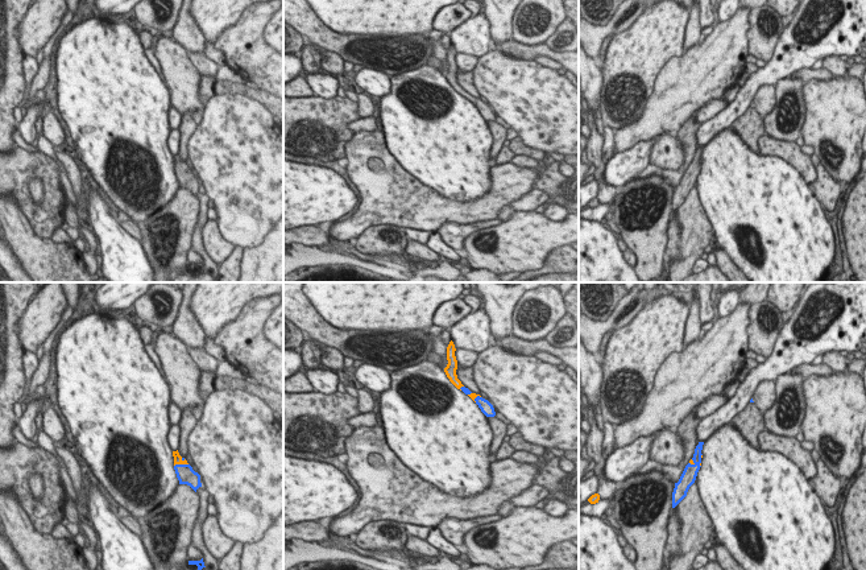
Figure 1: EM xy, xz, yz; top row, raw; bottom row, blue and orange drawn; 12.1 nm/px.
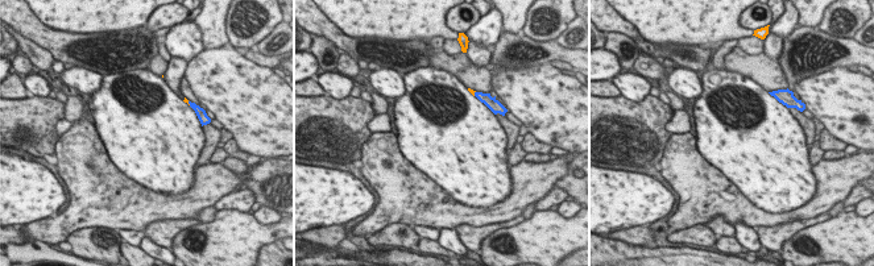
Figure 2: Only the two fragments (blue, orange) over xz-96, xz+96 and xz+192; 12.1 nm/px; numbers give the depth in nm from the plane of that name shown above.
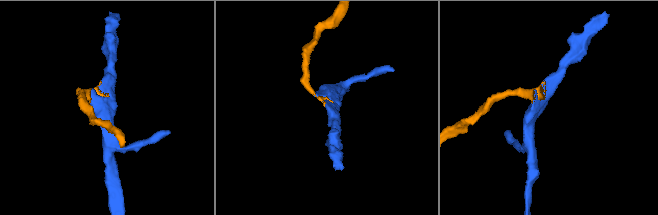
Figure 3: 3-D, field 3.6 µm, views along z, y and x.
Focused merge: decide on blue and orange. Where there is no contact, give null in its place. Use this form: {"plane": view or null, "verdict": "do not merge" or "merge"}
{"plane": "xy", "verdict": "merge"}

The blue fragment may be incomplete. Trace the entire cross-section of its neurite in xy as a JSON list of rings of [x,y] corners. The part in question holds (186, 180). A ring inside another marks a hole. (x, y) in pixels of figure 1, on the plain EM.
[[[178,154],[173,156],[173,161],[174,174],[179,189],[187,189],[196,197],[196,194],[202,191],[200,179],[192,174],[185,162],[179,160]]]

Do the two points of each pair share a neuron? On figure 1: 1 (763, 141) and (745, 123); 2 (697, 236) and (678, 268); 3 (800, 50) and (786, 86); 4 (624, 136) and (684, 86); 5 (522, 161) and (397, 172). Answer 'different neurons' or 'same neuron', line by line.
1: different neurons
2: same neuron
3: different neurons
4: same neuron
5: different neurons

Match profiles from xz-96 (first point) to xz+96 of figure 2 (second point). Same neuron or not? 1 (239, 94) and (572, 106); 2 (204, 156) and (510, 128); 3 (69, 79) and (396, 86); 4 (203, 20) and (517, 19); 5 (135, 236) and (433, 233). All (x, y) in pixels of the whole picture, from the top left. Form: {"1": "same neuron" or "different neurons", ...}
{"1": "same neuron", "2": "same neuron", "3": "same neuron", "4": "same neuron", "5": "same neuron"}

